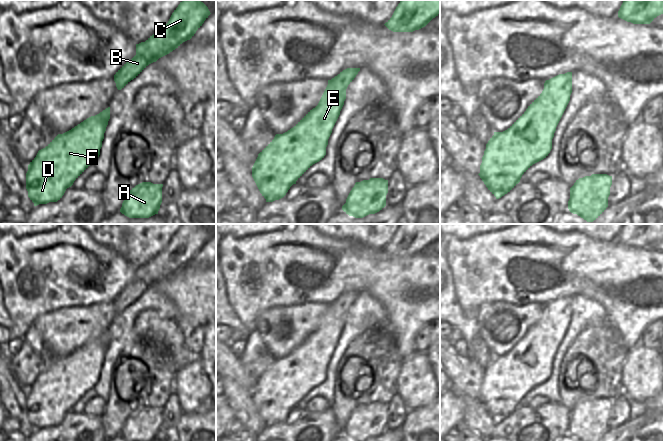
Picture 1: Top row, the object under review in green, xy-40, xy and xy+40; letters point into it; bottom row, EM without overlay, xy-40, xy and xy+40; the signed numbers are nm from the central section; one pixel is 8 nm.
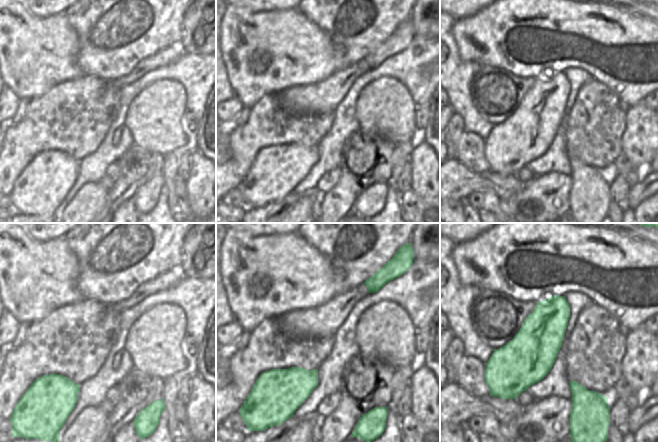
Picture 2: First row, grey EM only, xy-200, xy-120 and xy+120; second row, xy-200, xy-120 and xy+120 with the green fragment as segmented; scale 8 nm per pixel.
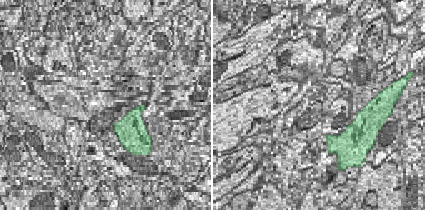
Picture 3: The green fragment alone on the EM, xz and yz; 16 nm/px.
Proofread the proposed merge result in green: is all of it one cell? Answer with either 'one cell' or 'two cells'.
one cell

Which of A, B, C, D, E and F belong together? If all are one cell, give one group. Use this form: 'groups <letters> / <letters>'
groups A B C D E F

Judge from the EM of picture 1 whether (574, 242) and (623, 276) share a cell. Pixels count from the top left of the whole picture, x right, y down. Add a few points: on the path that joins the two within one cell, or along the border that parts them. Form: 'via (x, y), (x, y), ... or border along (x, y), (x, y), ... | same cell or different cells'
via (586, 251), (607, 272), (611, 273) | same cell

